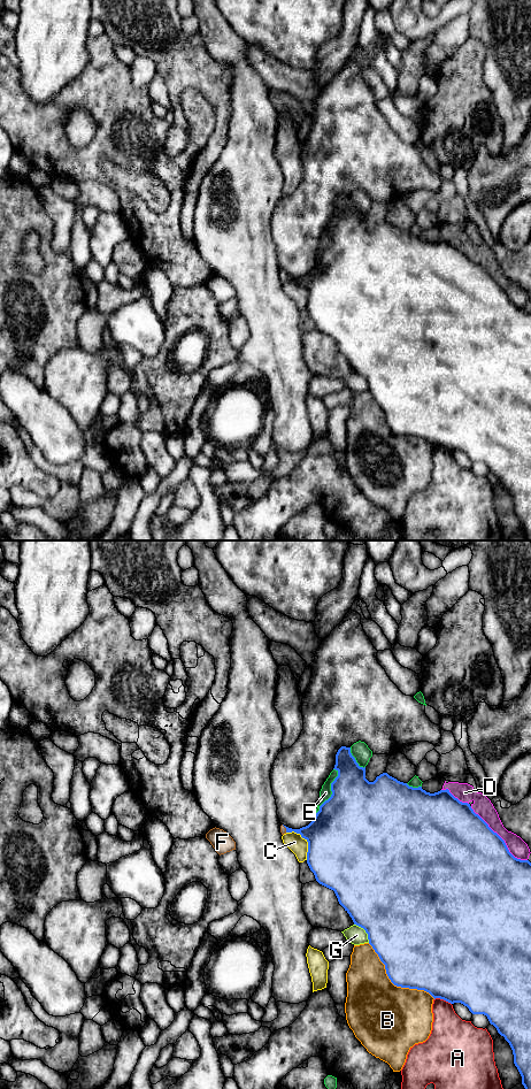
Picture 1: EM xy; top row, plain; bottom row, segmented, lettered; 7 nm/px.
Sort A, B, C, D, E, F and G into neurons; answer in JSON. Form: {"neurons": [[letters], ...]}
{"neurons": [["A"], ["B"], ["C"], ["D"], ["E"], ["F"], ["G"]]}

